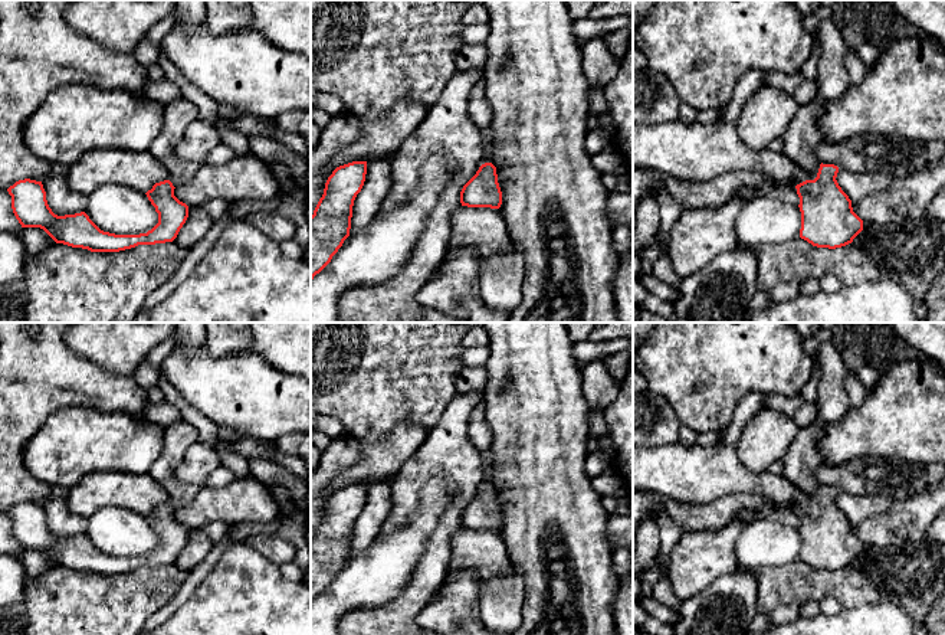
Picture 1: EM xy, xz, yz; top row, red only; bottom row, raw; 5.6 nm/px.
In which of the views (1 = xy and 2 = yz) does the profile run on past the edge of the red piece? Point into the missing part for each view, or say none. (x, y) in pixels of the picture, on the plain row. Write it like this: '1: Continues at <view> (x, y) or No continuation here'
1: Continues at xy (177, 438)
2: Continues at yz (799, 465)

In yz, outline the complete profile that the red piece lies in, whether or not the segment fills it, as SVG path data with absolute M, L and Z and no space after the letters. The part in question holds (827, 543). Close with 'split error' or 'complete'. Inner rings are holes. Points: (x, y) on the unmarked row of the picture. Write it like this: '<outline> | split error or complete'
M821 341L814 357L821 377L817 387L816 420L803 428L782 458L782 475L807 494L808 501L795 508L800 520L800 560L817 570L846 569L863 553L863 543L853 534L852 523L836 500L839 490L823 487L814 471L823 464L817 442L826 425L843 418L850 400L844 386L847 369L831 341Z | split error

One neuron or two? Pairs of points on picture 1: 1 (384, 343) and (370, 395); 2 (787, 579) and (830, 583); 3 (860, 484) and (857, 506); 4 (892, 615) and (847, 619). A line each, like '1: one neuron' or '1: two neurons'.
1: one neuron
2: one neuron
3: two neurons
4: one neuron

